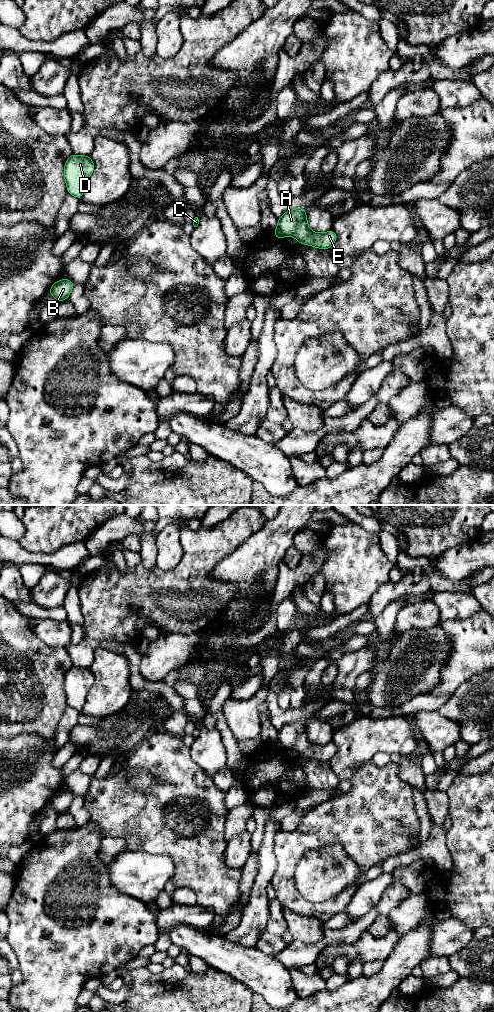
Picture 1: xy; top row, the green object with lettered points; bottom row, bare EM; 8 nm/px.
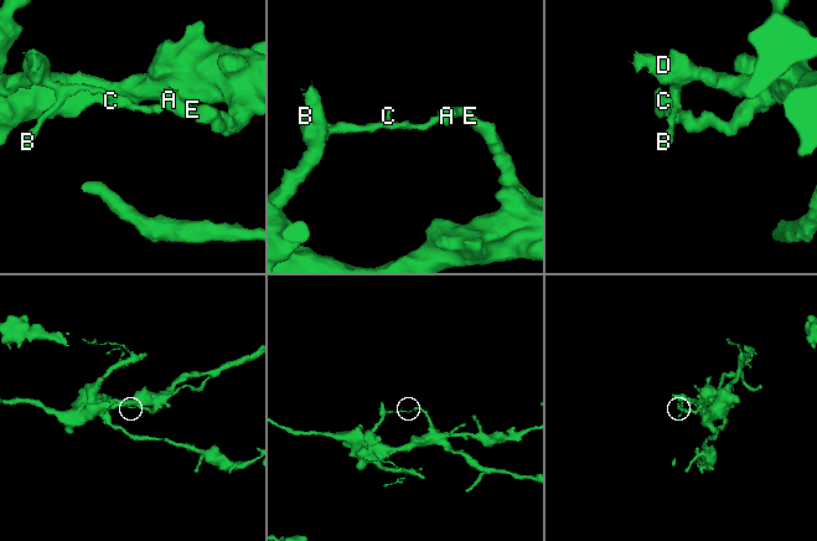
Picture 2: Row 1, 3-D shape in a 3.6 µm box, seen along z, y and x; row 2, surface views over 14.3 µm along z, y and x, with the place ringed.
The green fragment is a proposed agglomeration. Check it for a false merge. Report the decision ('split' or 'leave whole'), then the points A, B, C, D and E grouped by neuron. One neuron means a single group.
split; groups A E / B C D

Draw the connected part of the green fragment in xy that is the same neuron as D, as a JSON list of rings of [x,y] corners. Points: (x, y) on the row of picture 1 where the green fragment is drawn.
[[[72,154],[65,162],[64,179],[68,193],[78,199],[83,195],[95,165],[90,156]]]

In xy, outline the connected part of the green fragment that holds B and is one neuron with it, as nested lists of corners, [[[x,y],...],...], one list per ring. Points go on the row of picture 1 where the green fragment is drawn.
[[[70,279],[58,280],[50,288],[49,294],[54,296],[58,302],[64,301],[68,299],[73,287],[74,284]]]

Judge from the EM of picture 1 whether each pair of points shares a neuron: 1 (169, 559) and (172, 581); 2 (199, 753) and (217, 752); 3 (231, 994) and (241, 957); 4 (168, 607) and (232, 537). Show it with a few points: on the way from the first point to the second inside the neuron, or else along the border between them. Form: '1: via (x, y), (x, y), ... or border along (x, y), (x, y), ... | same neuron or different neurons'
1: border along (182, 549), (182, 557), (173, 568), (157, 567) | different neurons
2: via (203, 752), (213, 752) | same neuron
3: border along (214, 968), (238, 979), (254, 993) | different neurons
4: via (186, 589), (189, 586), (191, 576), (214, 553) | same neuron

